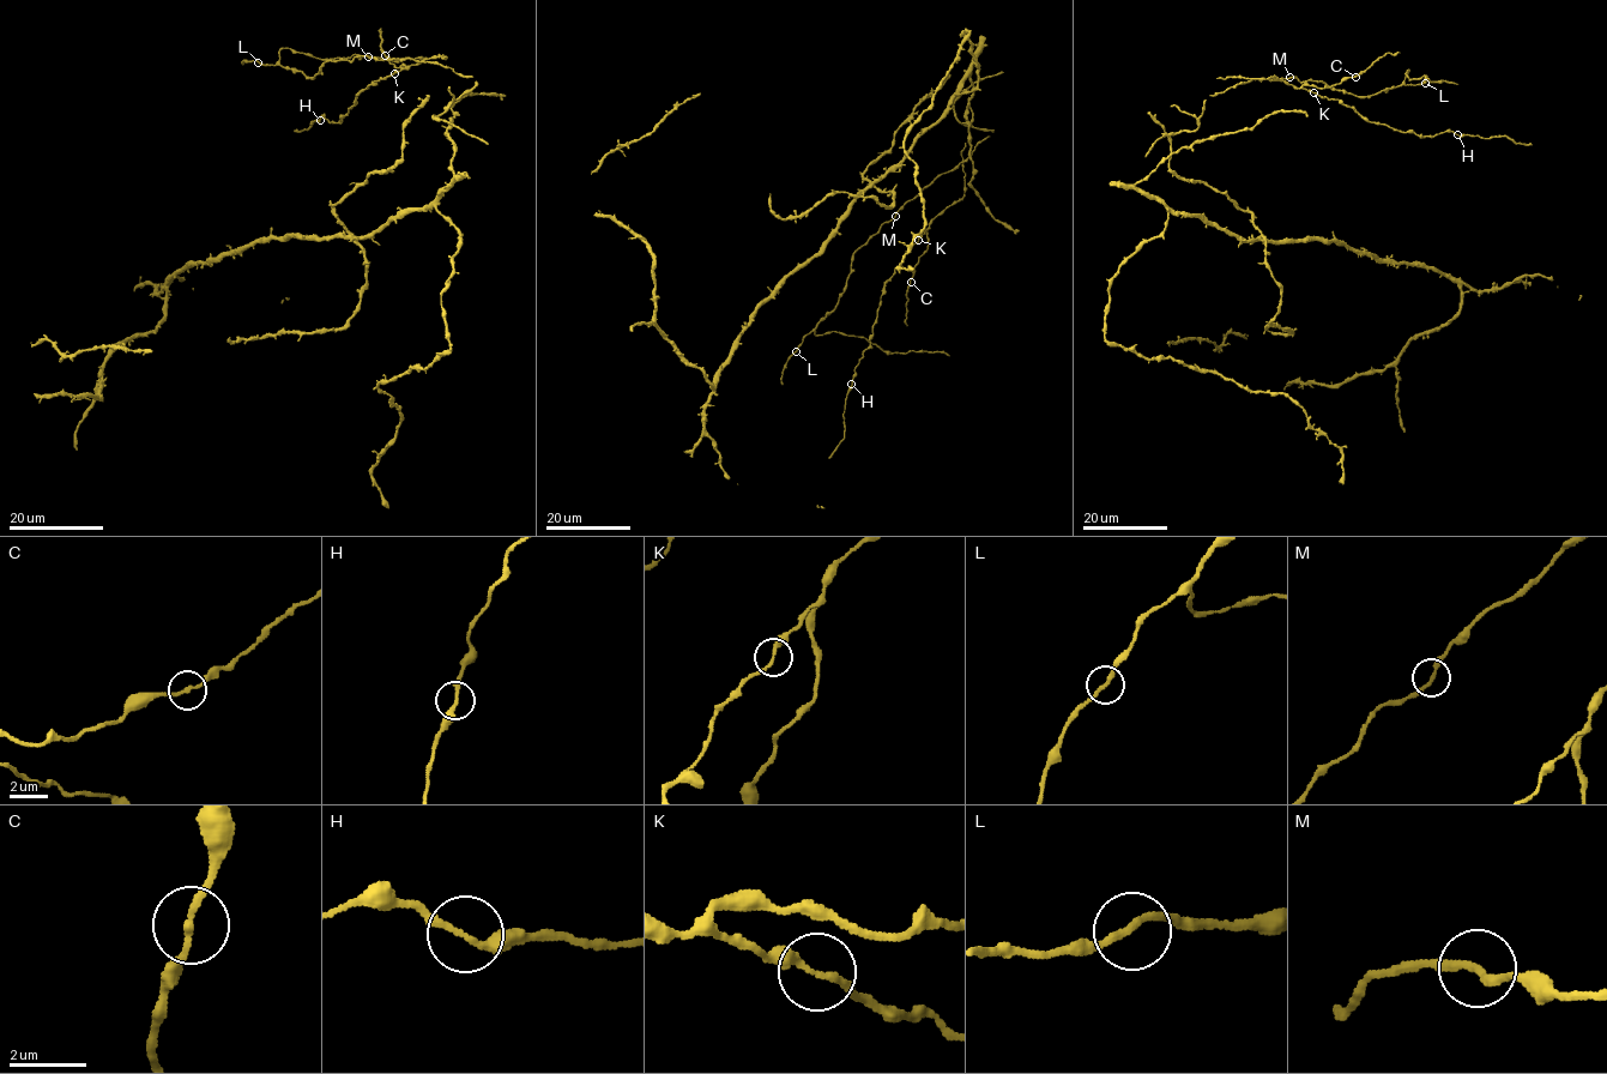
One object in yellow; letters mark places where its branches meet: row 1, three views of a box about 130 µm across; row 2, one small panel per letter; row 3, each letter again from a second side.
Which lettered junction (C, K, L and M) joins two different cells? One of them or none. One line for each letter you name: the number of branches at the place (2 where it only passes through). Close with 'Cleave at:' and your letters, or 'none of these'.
Cleave at: none of these

